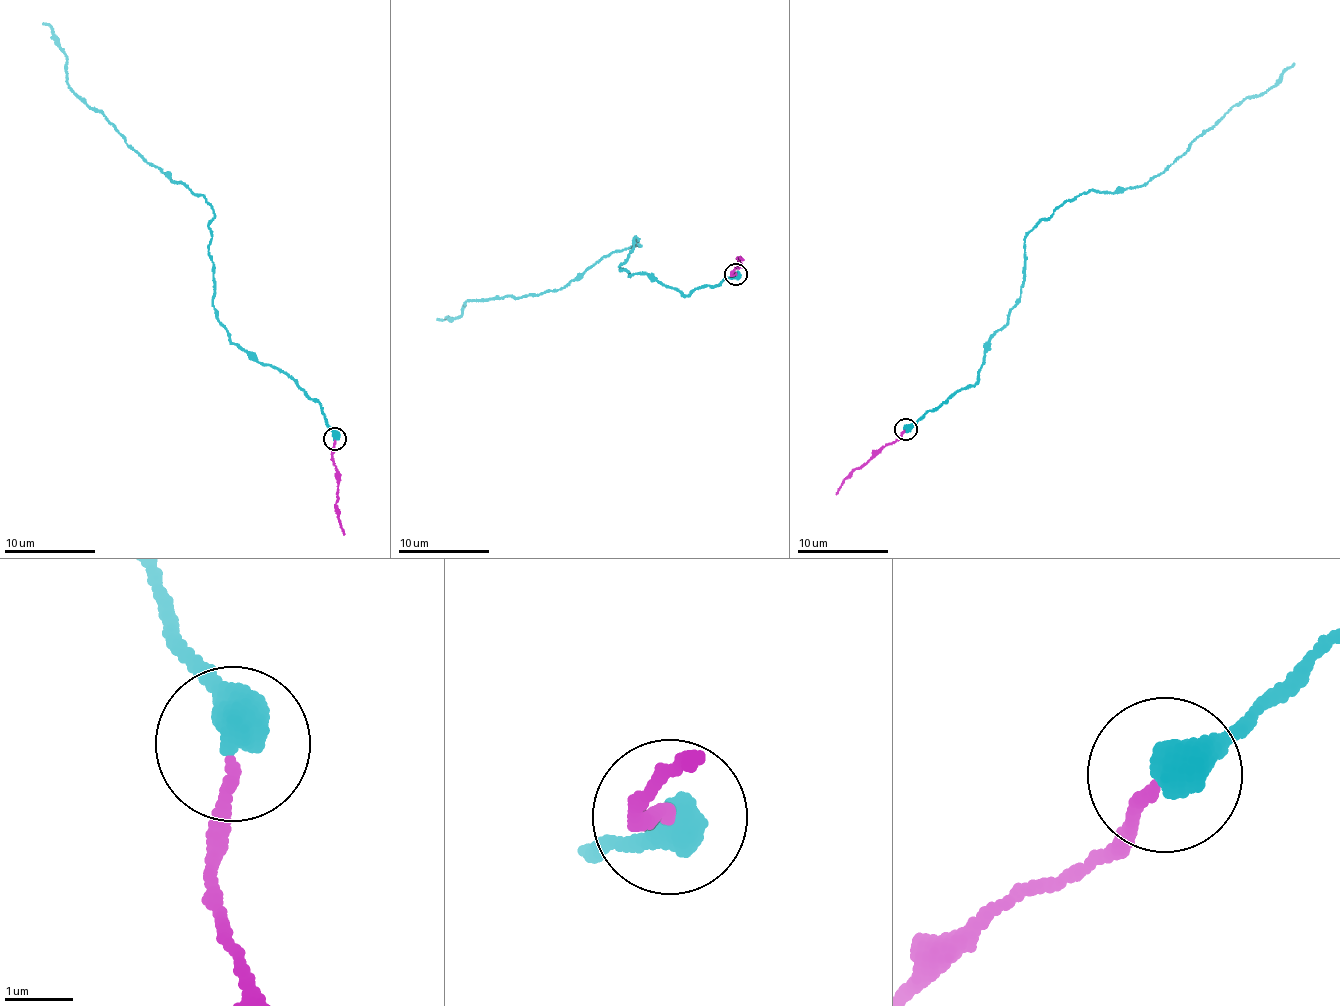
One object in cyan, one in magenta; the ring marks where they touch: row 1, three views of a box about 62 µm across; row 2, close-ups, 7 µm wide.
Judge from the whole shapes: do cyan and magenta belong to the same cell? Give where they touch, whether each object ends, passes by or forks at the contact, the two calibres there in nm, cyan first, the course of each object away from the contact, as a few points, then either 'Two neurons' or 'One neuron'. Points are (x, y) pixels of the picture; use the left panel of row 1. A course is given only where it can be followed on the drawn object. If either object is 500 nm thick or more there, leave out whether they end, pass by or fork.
Place: (335, 438). Thickness 550 nm (cyan) against 150 nm. Course of cyan: (335, 438), (317, 401), (242, 351), (213, 307), (209, 203), (74, 94), (67, 60), (43, 23). Course of magenta: (335, 441), (334, 508), (345, 535). One neuron

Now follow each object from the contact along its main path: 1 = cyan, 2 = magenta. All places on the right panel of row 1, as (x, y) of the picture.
1: (906, 429), (976, 383), (1020, 294), (1026, 233), (1089, 189), (1138, 187), (1159, 175), (1295, 63)
2: (904, 430), (897, 439), (853, 471), (835, 494)

